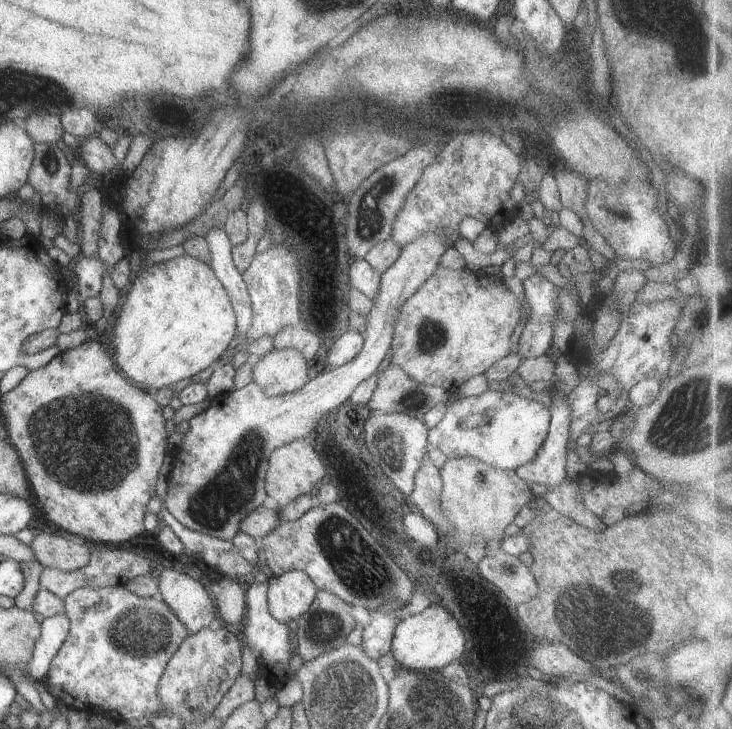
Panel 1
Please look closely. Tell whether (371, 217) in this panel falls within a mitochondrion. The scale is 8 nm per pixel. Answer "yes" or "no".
yes

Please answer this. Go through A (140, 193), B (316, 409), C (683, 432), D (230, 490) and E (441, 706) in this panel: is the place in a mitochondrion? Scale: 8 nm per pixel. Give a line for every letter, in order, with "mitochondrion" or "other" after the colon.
A: other
B: other
C: mitochondrion
D: mitochondrion
E: mitochondrion

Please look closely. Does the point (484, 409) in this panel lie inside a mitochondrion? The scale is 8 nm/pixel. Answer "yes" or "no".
no

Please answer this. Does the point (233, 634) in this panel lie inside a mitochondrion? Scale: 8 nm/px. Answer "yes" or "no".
no

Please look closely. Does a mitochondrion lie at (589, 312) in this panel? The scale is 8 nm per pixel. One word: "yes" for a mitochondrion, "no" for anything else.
no

